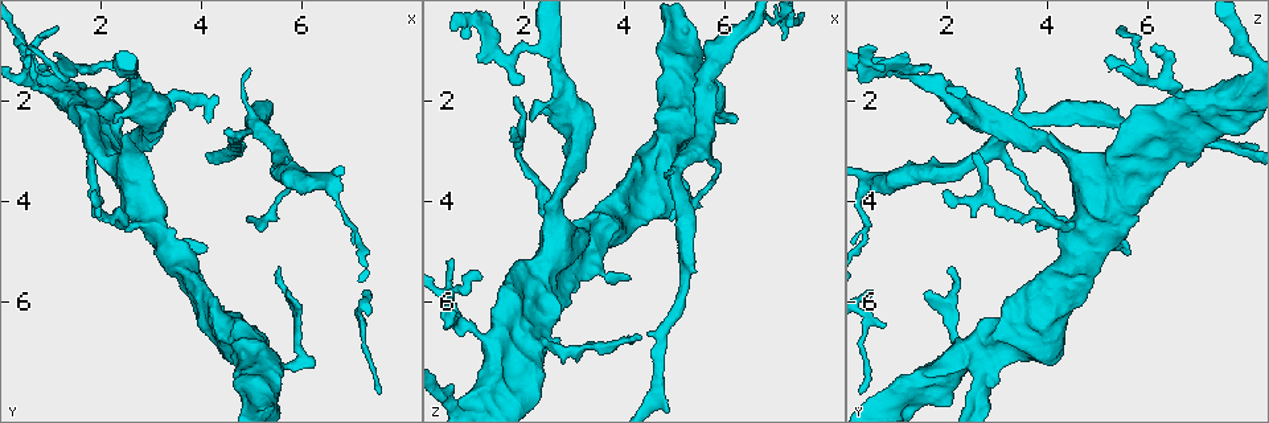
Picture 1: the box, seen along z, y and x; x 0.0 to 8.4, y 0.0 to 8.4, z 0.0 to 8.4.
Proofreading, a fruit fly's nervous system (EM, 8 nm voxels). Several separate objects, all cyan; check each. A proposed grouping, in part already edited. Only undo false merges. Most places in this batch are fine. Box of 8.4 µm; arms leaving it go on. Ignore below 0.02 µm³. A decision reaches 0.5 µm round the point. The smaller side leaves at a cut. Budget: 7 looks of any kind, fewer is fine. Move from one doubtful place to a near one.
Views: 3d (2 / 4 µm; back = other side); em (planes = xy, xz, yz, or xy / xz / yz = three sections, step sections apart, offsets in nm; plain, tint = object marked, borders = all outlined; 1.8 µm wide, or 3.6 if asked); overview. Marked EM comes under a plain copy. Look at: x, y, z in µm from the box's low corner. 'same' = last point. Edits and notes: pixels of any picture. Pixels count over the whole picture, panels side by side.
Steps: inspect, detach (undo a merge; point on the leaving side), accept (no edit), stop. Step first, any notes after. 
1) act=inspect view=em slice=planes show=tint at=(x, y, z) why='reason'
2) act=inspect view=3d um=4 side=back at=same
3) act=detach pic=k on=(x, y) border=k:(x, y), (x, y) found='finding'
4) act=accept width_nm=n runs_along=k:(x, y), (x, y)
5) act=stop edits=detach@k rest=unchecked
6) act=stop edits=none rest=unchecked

act=inspect view=em um=3.6 slice=planes show=tint at=(5.00, 7.25, 2.70) why='looks like a crossing'

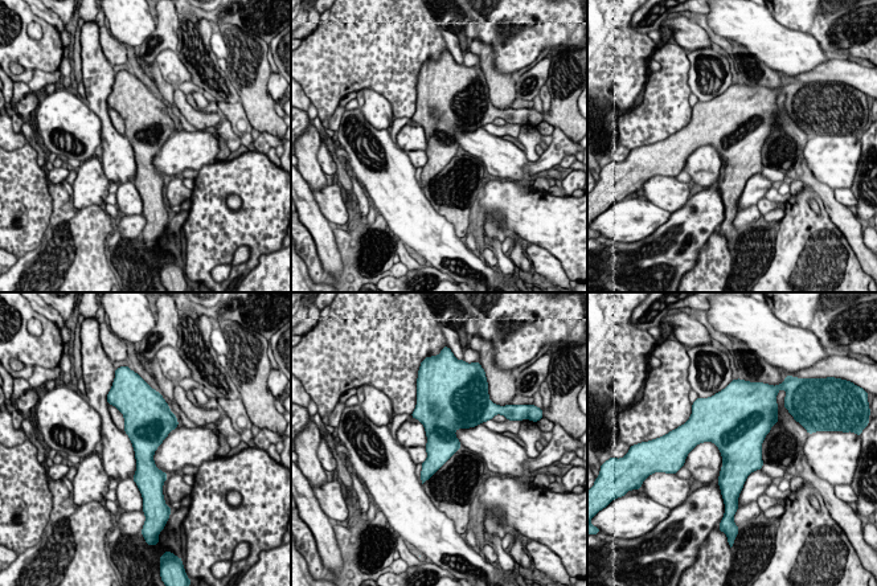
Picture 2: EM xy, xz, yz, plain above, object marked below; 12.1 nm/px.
act=accept found='all the same neuron'

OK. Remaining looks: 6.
act=inspect view=em slice=planes show=tint at=(1.45, 1.95, 6.85) why='a narrow waist'

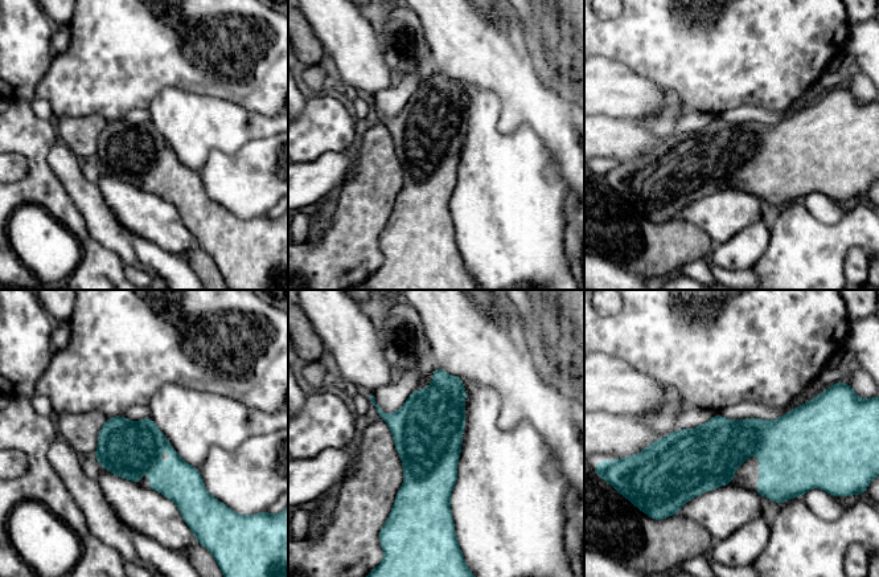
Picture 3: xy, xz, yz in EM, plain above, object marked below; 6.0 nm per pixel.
act=accept found='all the same neuron'

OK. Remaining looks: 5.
act=inspect view=em slice=xy step=8 show=tint at=(3.05, 4.40, 5.75) why='touches itself'

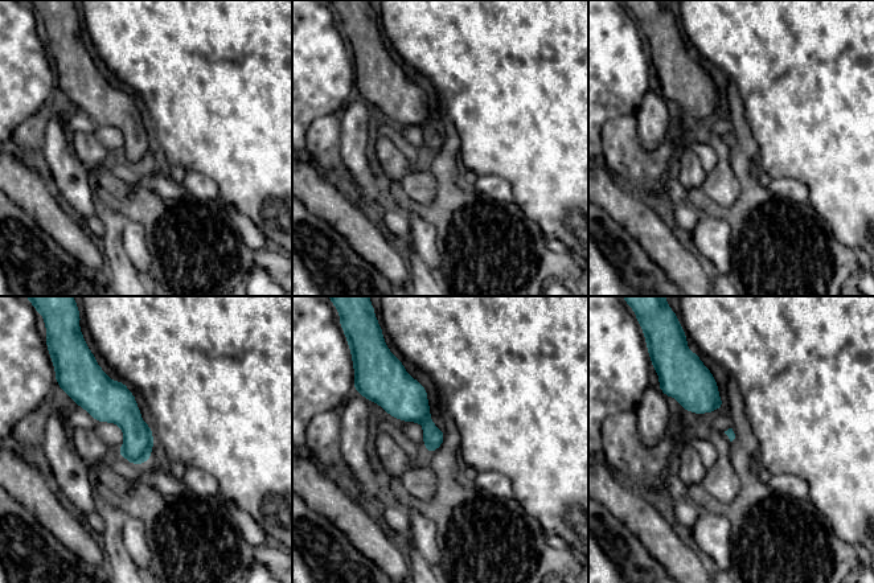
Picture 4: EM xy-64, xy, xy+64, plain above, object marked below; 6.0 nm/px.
act=inspect view=em slice=planes show=tint at=same

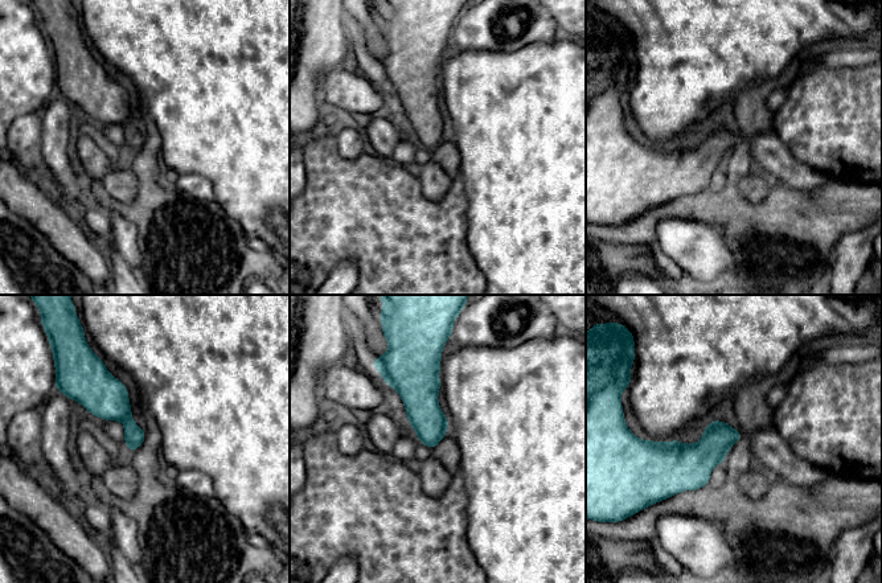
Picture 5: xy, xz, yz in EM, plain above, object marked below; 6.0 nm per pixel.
act=accept found='continuous, no second neuron'

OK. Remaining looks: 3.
act=stop edits=none rest=unchecked

